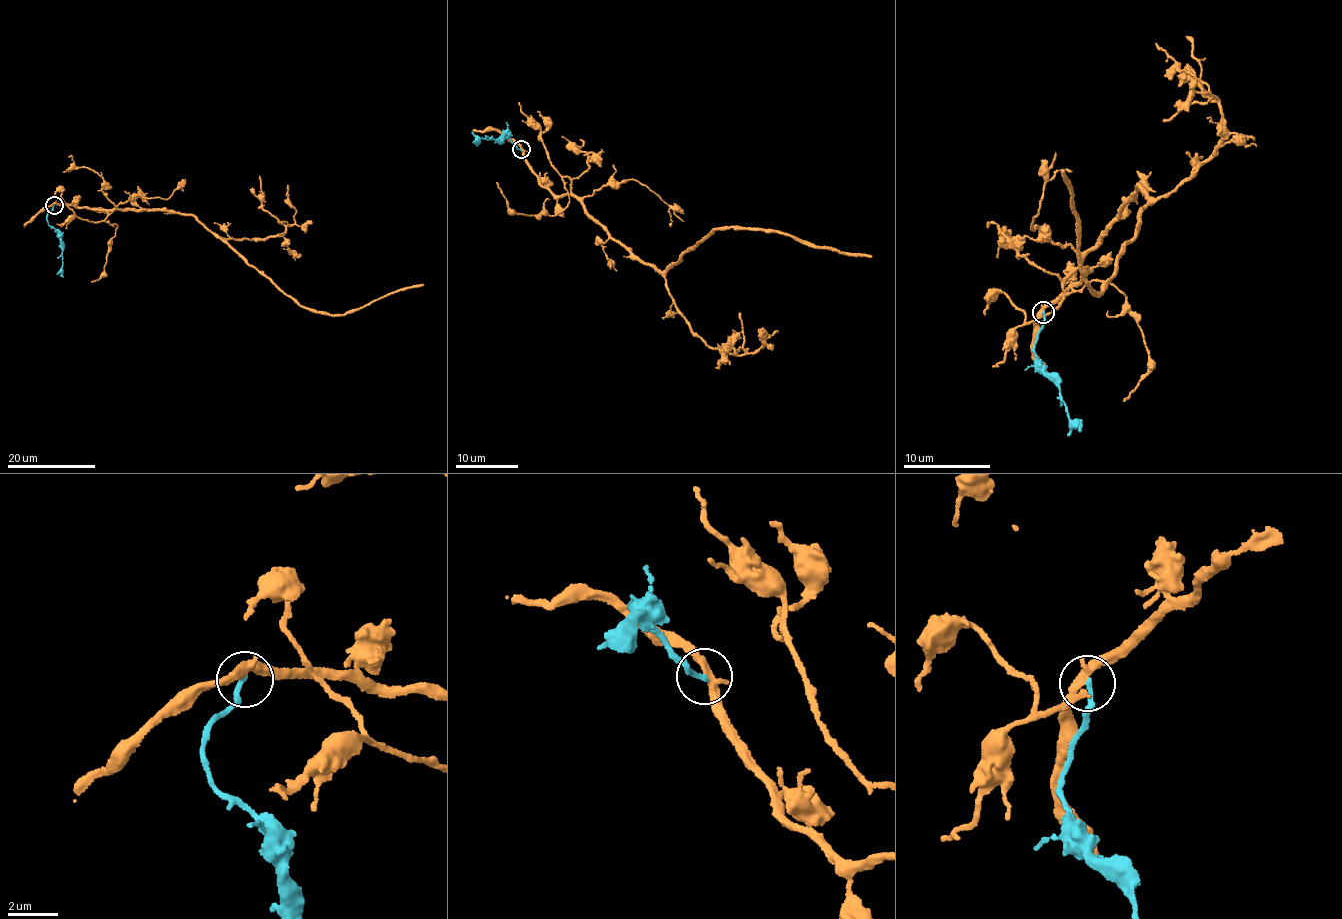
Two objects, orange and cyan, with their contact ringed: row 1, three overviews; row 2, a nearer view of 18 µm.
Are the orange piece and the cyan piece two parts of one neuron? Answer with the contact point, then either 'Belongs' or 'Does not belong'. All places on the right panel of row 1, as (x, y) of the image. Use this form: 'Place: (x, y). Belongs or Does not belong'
Place: (1043, 312). Belongs

